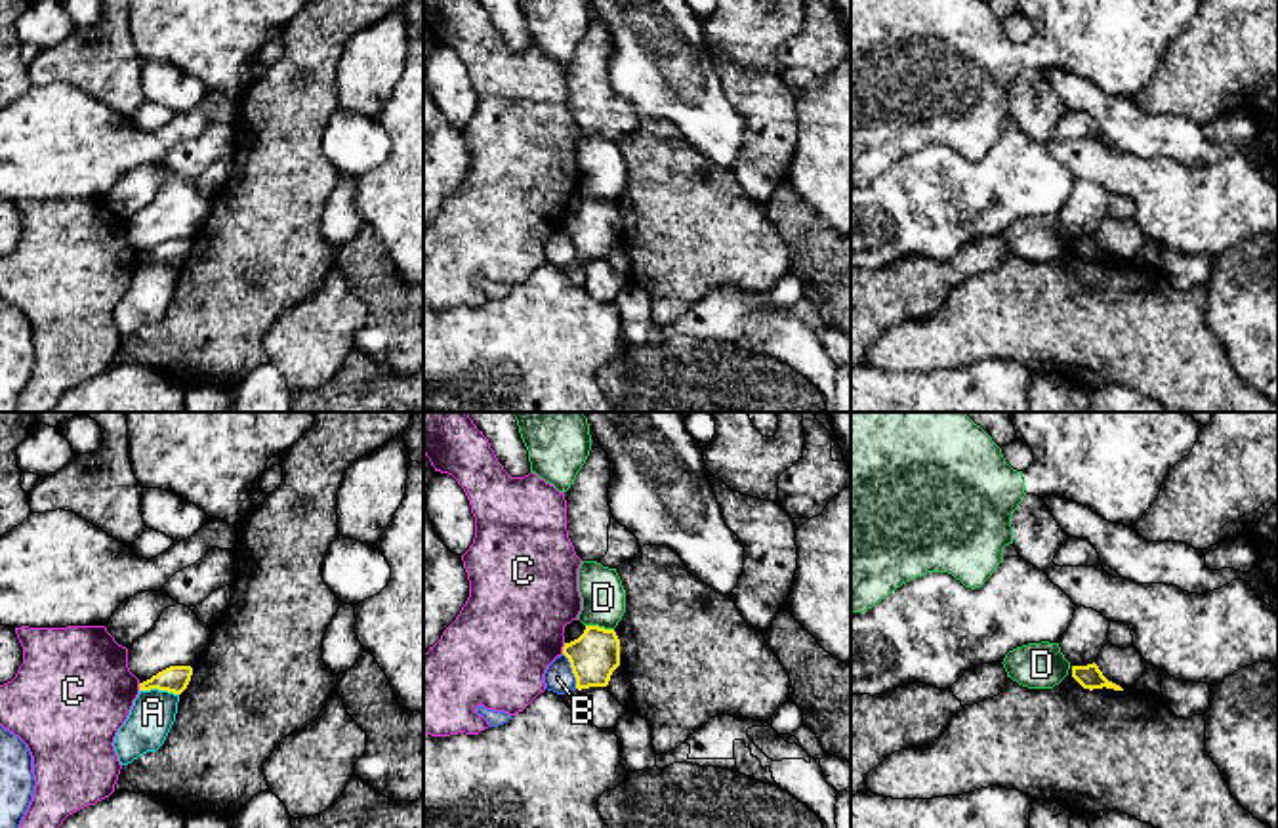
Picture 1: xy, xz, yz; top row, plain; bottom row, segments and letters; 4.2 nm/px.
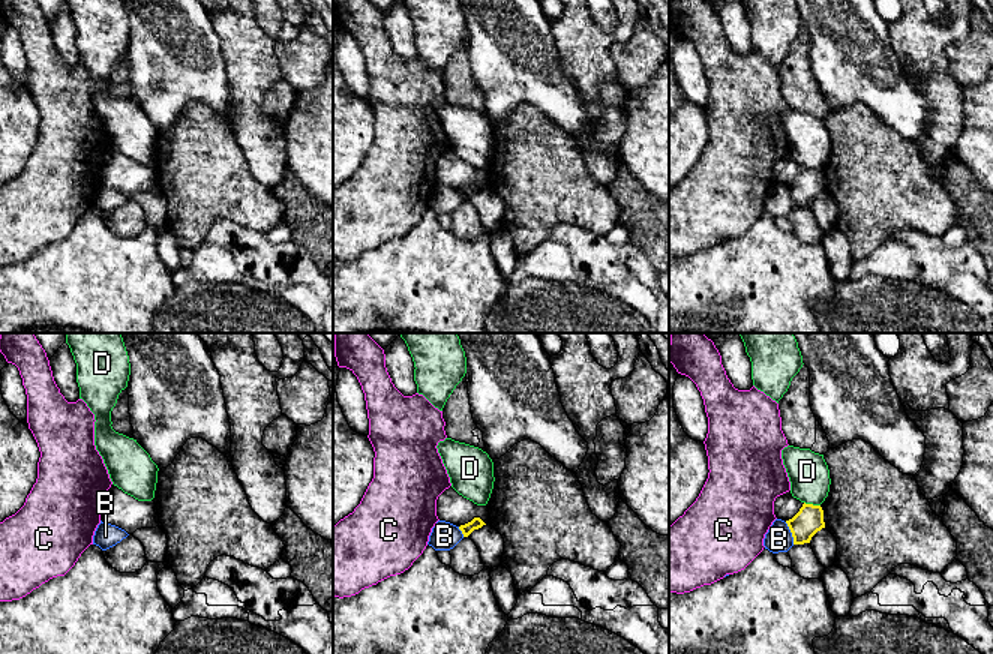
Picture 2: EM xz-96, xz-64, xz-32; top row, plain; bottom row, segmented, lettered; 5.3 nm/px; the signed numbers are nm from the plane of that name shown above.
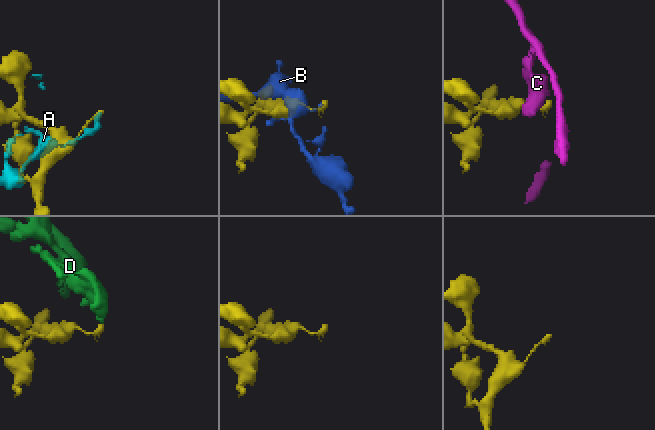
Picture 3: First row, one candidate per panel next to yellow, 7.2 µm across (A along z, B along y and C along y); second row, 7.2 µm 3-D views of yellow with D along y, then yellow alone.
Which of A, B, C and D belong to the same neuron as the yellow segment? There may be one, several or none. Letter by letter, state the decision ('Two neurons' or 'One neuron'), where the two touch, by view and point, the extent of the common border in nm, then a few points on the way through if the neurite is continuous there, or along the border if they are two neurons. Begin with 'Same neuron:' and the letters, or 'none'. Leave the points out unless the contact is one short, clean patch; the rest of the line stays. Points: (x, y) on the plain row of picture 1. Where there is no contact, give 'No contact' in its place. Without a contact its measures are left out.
Same neuron: none
A: Two neurons. Touches yellow at xy (159, 262). Shared border 170 nm
B: Two neurons. Touches yellow at xz (573, 243). Shared border 160 nm
C: Two neurons. Touches yellow at xz (563, 222). Shared border 50 nm
D: Two neurons. Touches yellow at xz (597, 199). Shared border 120 nm. Boundary: xz (586, 197), (613, 203)

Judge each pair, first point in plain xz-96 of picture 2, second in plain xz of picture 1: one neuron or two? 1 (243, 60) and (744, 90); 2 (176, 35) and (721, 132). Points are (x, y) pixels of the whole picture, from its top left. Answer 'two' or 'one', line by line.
1: two
2: one

